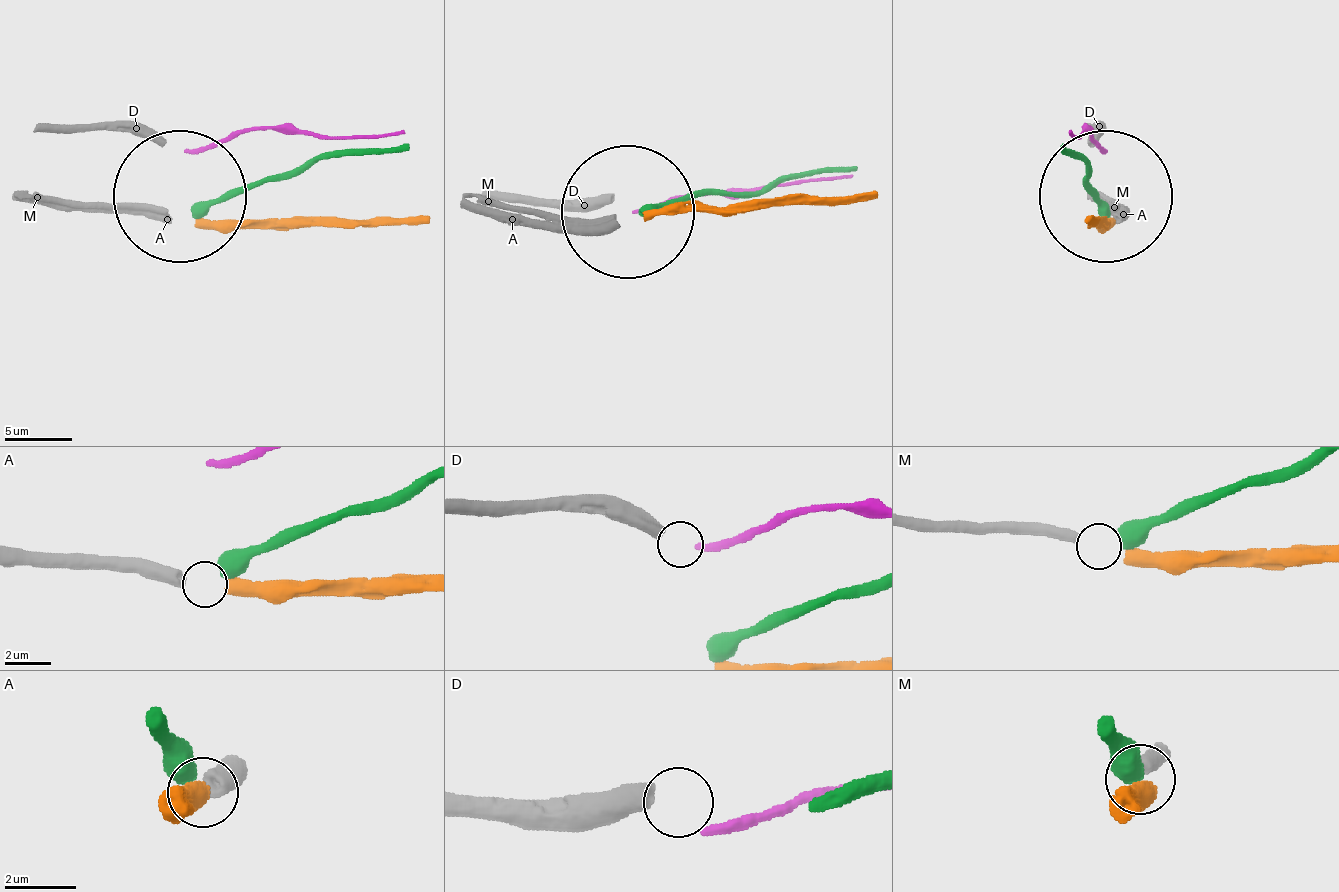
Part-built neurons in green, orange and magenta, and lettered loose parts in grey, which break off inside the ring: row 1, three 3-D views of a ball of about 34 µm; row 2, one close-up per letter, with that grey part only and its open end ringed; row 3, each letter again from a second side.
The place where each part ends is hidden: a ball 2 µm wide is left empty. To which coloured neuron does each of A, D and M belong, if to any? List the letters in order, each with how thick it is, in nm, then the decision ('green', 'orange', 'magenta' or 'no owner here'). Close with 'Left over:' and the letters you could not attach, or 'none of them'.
A: 500 nm | orange
D: 500 nm | no owner here
M: 440 nm | green
Left over: D

